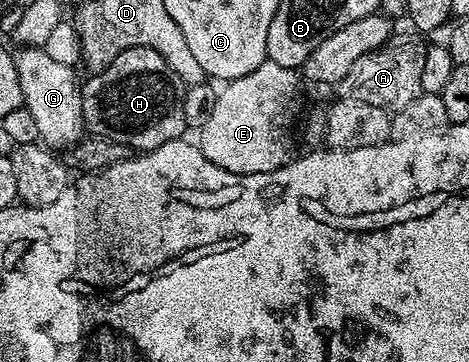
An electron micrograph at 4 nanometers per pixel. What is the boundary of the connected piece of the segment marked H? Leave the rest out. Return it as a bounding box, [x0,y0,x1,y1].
[80,47,189,153]

